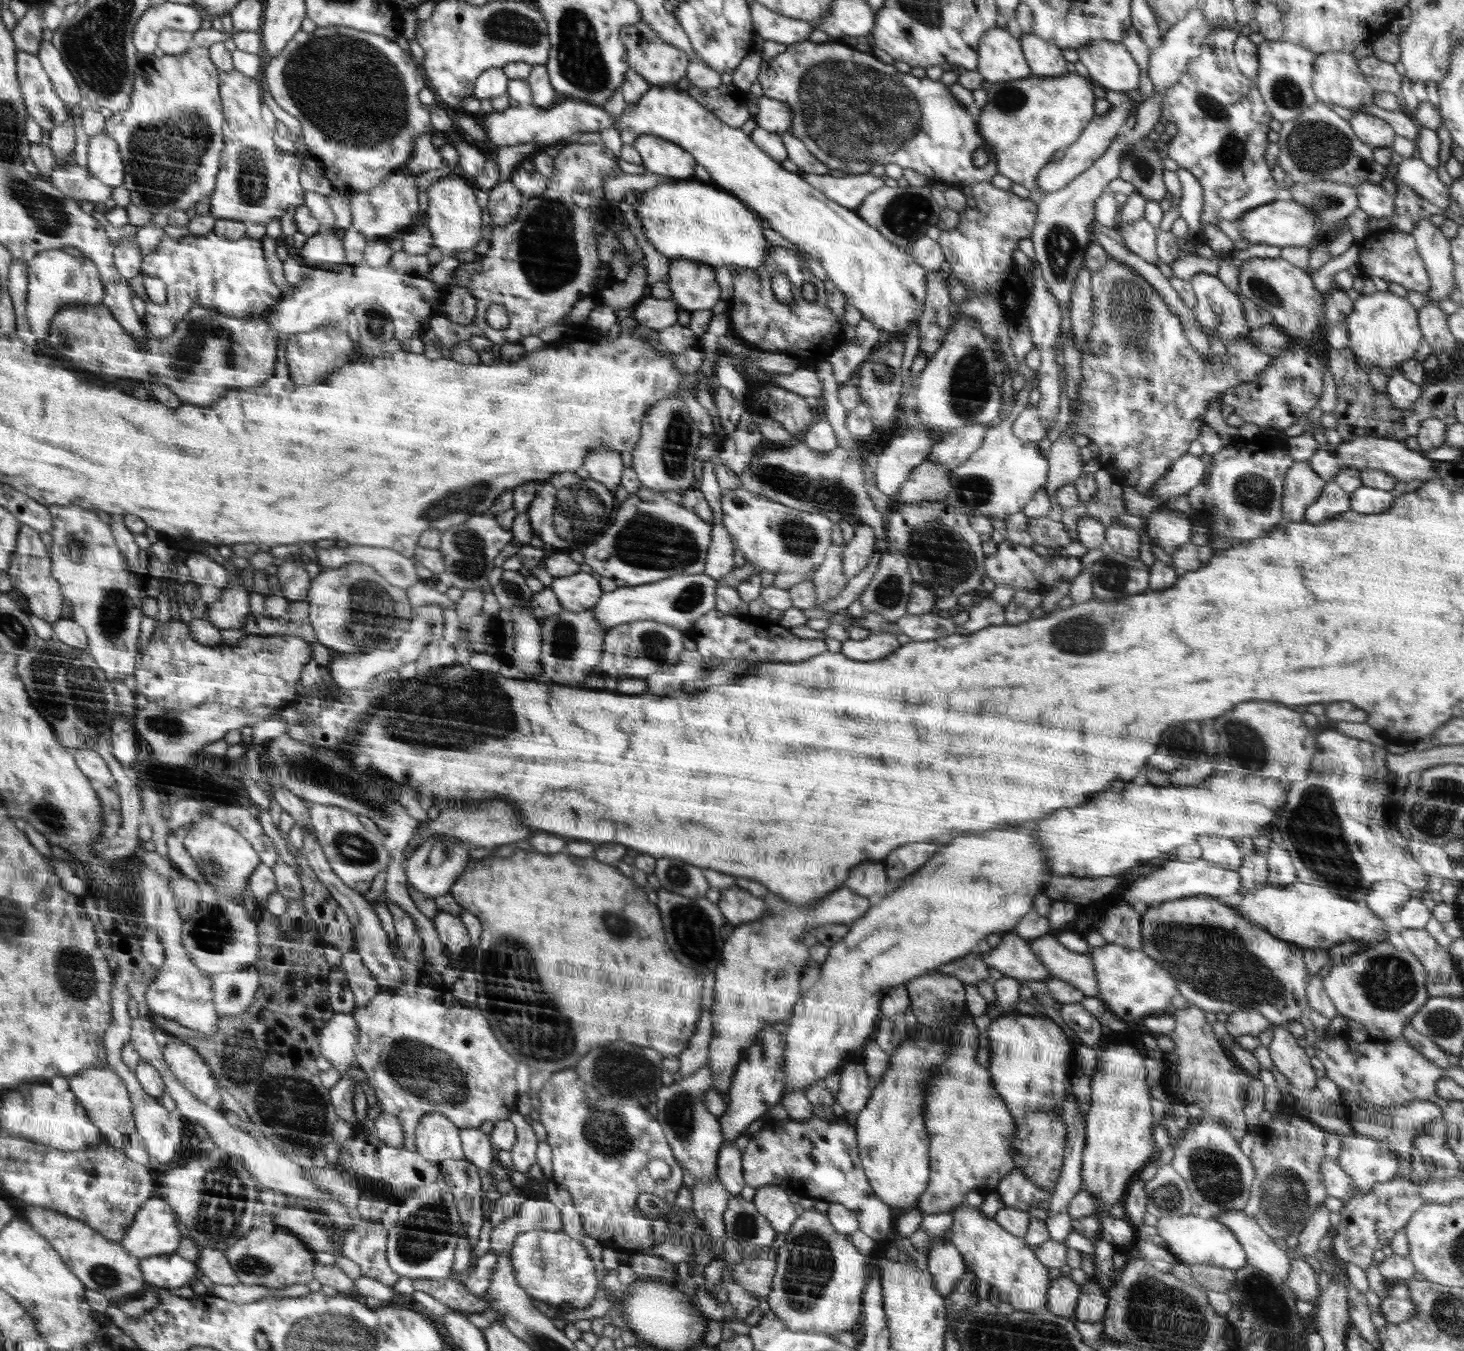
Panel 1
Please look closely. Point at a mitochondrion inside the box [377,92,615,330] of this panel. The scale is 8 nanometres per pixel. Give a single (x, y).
(546, 251)

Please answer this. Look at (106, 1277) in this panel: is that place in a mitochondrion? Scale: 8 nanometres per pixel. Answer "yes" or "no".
yes

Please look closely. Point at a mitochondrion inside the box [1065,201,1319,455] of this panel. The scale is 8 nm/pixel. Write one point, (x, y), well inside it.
(1131, 310)

